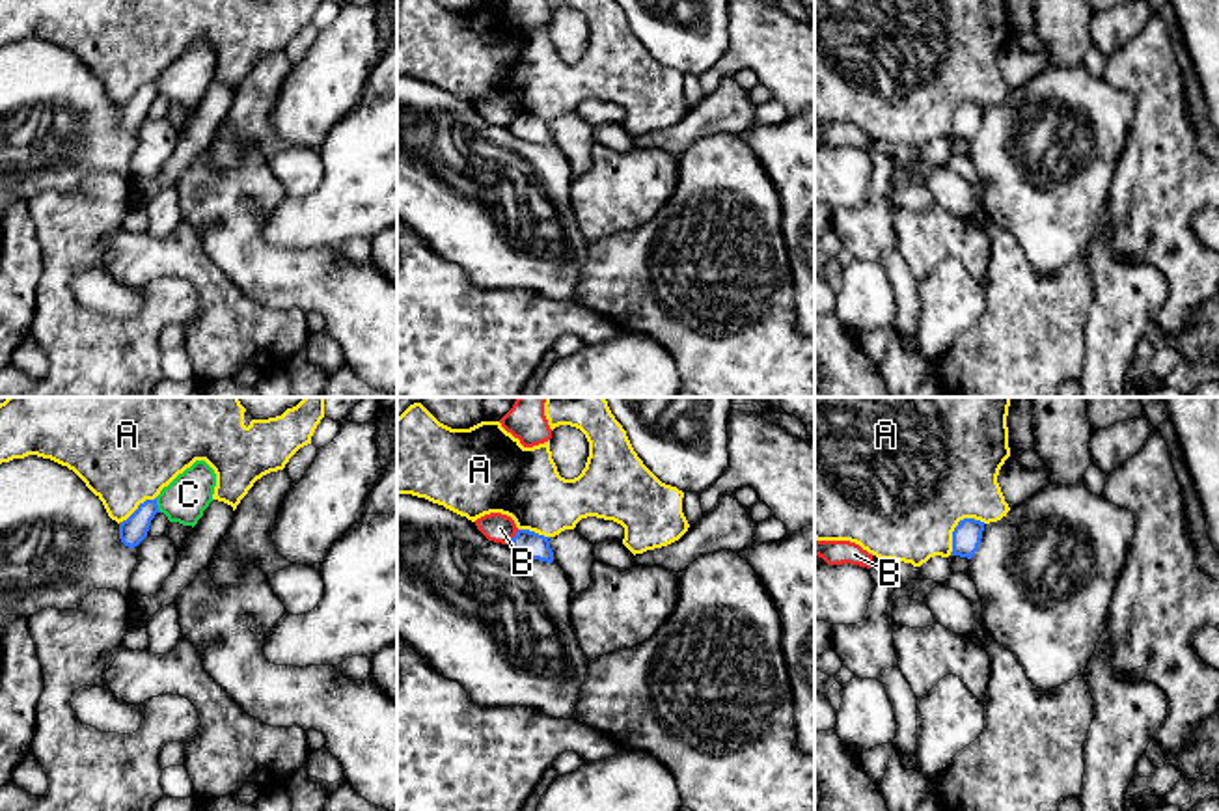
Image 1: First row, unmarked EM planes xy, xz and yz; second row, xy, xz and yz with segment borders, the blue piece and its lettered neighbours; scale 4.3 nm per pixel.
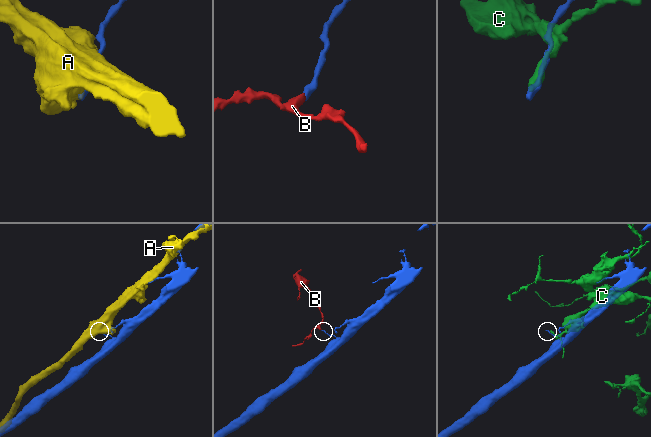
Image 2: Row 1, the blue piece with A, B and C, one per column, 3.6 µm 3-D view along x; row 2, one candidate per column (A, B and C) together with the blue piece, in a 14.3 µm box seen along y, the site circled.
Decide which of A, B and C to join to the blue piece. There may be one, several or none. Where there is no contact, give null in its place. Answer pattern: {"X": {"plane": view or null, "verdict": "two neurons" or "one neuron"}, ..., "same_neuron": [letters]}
{"A": {"plane": "yz", "verdict": "two neurons"}, "B": {"plane": "xz", "verdict": "two neurons"}, "C": {"plane": "xy", "verdict": "two neurons"}, "same_neuron": []}

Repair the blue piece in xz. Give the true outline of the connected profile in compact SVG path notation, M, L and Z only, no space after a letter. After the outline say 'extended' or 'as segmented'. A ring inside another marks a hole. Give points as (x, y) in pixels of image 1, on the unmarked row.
M518 112L516 117L511 121L509 129L527 142L539 142L552 145L554 134L550 131L550 119L539 117L529 112Z; as segmented

